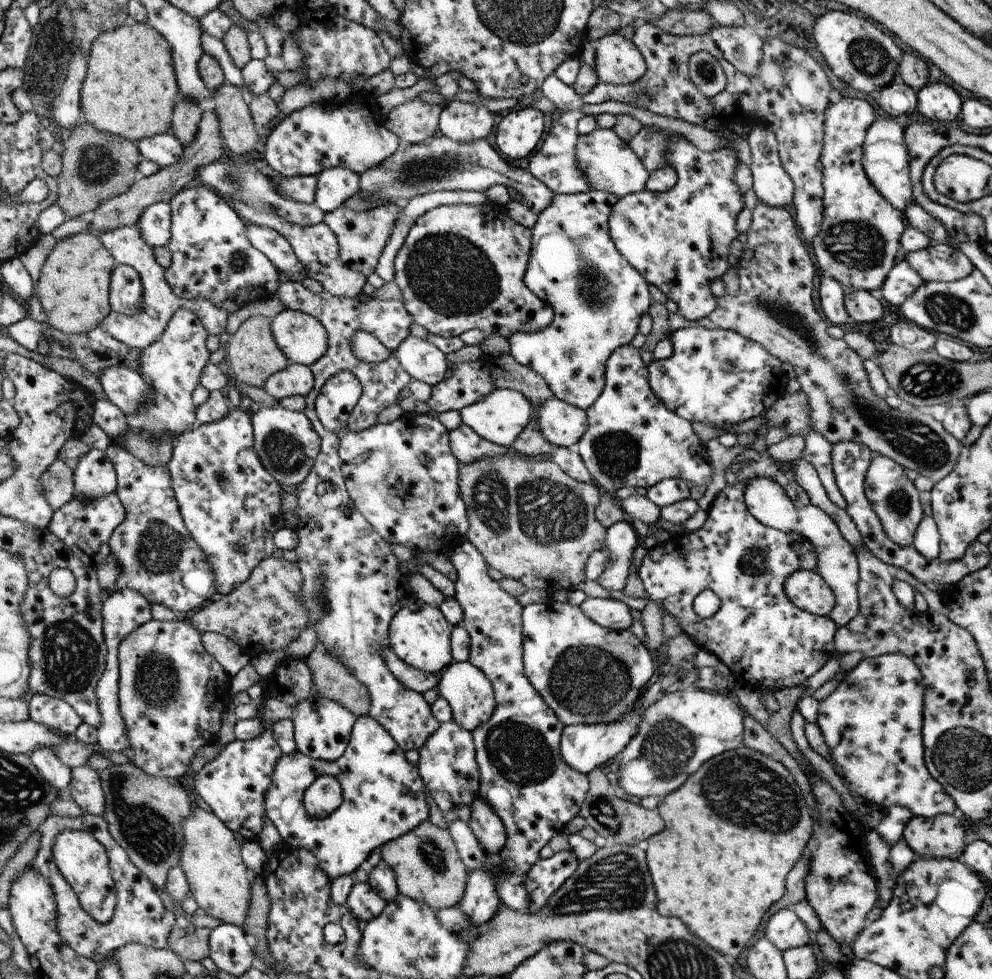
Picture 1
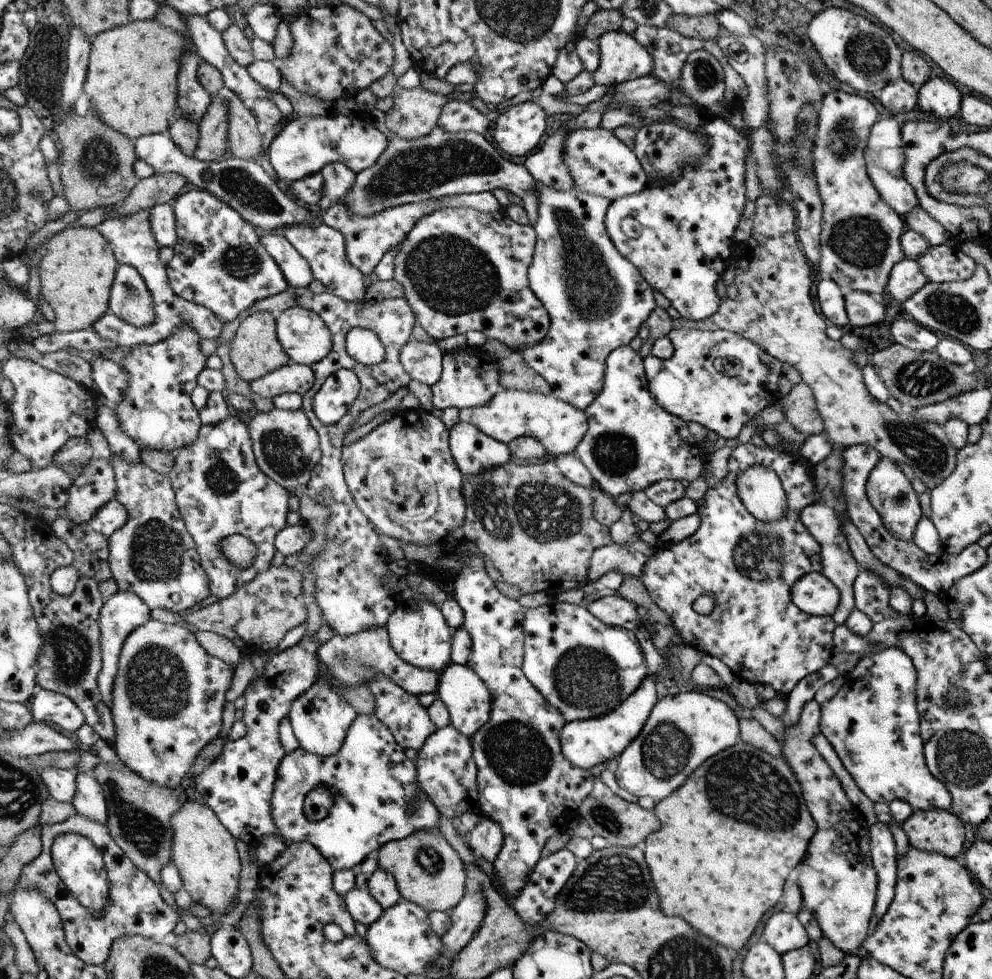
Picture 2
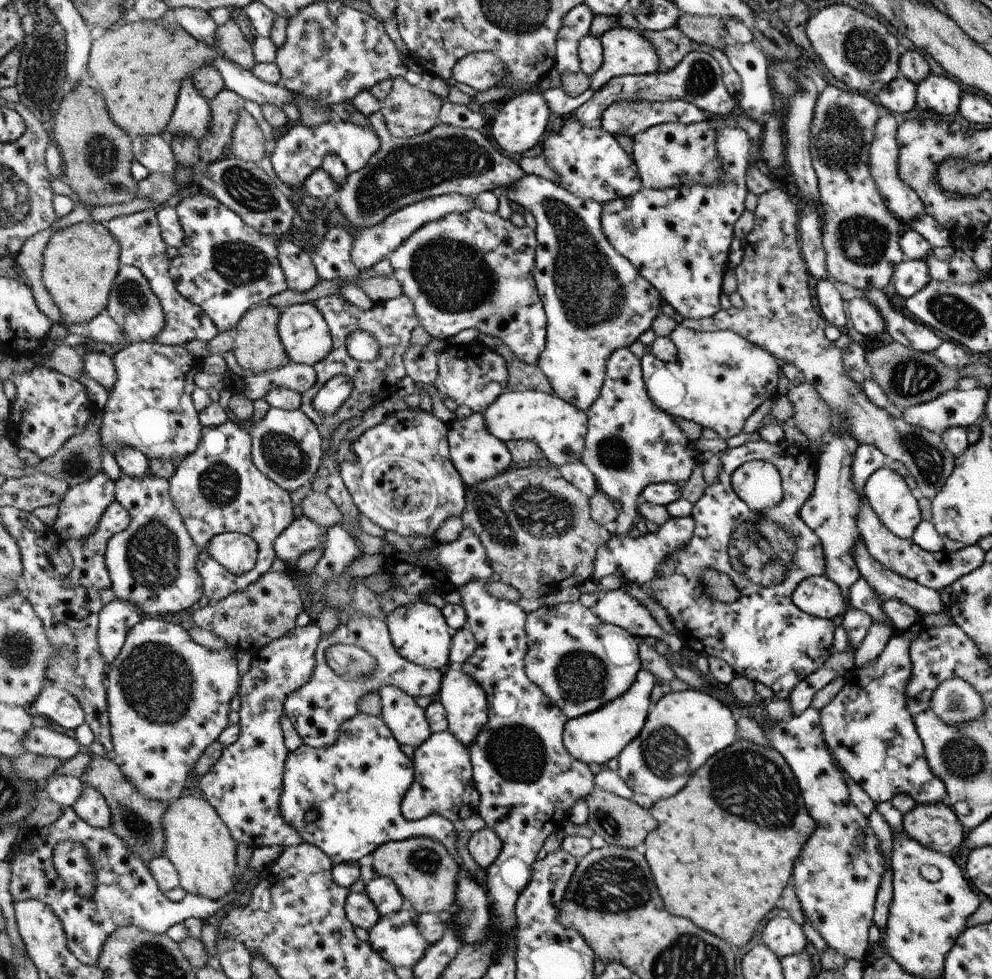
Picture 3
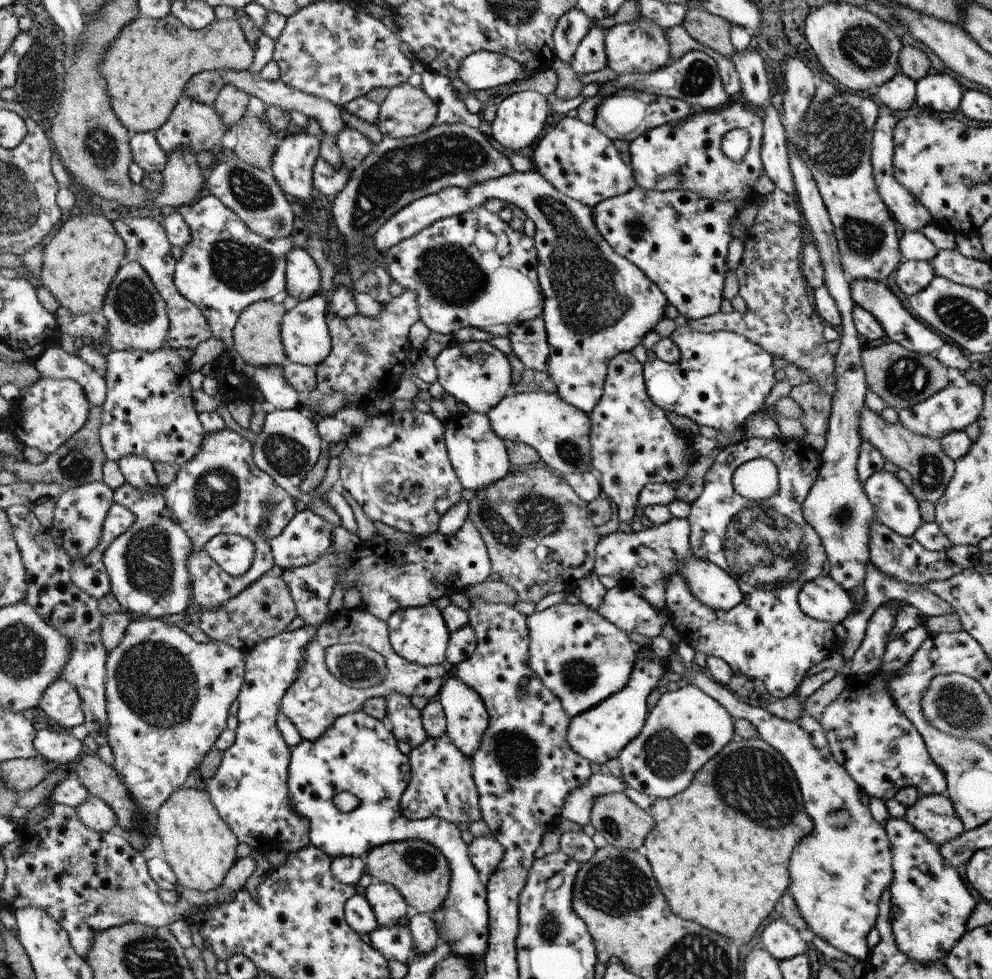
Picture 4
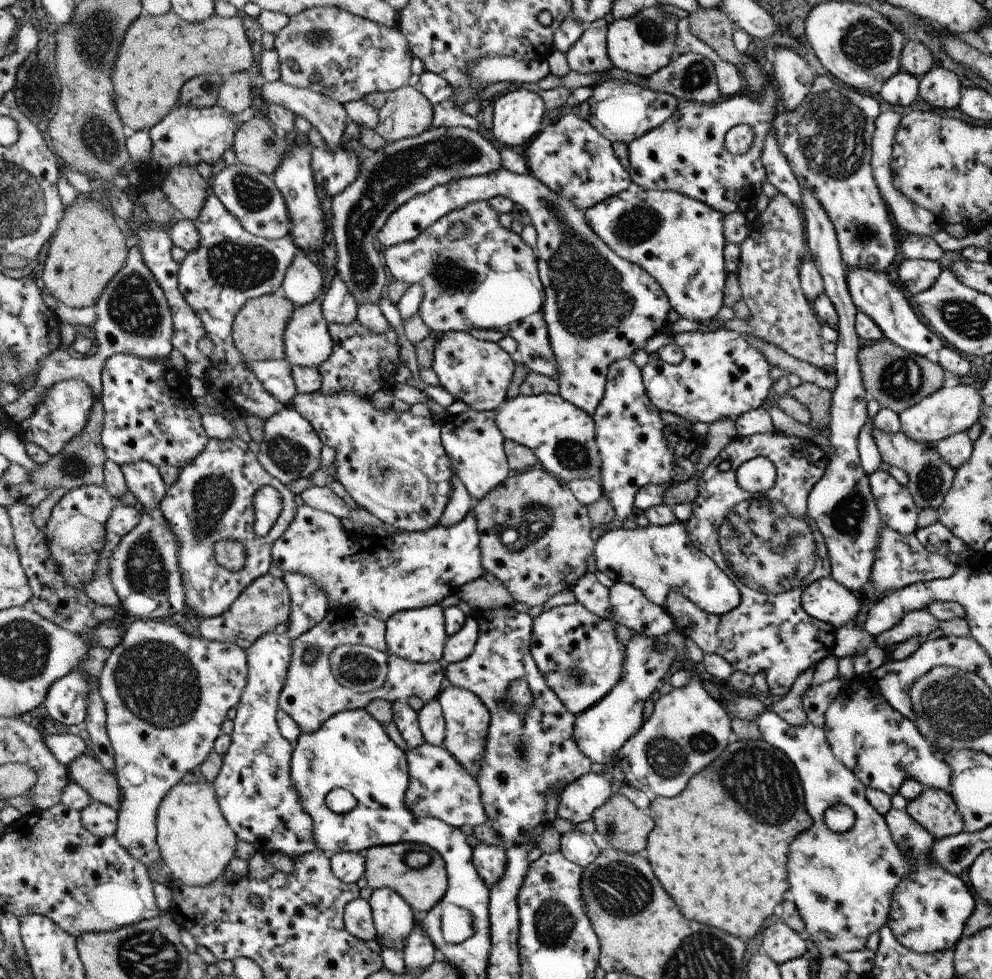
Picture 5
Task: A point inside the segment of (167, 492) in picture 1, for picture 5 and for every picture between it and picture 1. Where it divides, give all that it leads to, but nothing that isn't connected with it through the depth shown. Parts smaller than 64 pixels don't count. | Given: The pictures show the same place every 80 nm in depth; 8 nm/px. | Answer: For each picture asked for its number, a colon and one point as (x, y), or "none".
2: (153, 555)
3: (153, 563)
4: (148, 566)
5: (145, 571)

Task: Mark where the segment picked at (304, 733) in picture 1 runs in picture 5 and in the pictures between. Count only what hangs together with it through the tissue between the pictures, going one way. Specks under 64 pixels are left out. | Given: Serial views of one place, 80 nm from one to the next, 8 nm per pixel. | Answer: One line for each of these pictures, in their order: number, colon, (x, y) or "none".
2: (320, 717)
3: (358, 657)
4: (350, 660)
5: (355, 666)

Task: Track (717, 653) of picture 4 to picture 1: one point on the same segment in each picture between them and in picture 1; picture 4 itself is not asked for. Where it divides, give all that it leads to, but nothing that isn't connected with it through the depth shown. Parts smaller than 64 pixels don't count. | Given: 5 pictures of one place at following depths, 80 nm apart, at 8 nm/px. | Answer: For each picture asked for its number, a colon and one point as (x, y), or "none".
1: (768, 643)
2: (750, 567)
3: (763, 636)

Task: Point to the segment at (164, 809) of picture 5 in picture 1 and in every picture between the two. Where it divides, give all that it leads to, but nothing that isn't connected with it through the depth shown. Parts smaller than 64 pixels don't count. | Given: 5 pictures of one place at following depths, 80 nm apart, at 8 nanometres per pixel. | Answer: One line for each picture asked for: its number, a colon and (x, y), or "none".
1: (211, 859)
2: (205, 855)
3: (200, 846)
4: (199, 845)

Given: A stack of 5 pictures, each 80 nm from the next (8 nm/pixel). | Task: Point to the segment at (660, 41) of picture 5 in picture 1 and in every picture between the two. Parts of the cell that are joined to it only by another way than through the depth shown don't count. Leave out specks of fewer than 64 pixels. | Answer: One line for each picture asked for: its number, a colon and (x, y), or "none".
1: (618, 62)
2: (622, 57)
3: (626, 52)
4: (641, 47)

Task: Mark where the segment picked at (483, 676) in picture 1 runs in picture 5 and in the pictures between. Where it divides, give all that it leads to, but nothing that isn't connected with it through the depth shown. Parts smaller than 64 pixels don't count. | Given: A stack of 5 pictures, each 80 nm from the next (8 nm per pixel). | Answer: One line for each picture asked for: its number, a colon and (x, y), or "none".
2: (466, 698)
3: (468, 710)
4: (467, 719)
5: (467, 719)

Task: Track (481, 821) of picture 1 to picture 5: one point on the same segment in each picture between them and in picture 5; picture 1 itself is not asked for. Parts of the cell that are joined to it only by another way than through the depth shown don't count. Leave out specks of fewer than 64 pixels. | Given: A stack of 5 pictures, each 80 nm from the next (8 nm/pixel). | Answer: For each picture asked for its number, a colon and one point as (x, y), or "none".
2: (486, 840)
3: (484, 846)
4: (486, 853)
5: (491, 861)

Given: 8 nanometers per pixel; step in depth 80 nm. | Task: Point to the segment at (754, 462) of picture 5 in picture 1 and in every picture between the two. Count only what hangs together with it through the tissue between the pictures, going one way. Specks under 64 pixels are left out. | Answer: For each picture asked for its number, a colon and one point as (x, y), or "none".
1: (838, 563)
2: (760, 489)
3: (758, 483)
4: (758, 480)

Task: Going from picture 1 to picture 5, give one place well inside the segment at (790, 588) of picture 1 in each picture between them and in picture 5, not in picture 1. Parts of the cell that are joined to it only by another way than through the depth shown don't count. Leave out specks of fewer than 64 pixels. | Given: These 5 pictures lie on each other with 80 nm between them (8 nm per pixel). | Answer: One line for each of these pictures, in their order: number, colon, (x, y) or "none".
2: (816, 595)
3: (819, 596)
4: (824, 599)
5: (829, 601)

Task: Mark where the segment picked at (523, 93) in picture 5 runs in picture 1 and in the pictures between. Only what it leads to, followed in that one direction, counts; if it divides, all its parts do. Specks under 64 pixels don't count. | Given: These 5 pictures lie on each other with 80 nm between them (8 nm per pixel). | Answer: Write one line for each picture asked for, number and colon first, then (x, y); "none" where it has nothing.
1: (517, 135)
2: (518, 129)
3: (522, 121)
4: (520, 117)

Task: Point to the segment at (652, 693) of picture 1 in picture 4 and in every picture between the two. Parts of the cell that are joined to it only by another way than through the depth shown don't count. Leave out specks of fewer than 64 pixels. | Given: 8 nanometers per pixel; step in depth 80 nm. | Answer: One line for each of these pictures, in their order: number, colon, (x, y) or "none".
2: (586, 743)
3: (598, 737)
4: (599, 735)

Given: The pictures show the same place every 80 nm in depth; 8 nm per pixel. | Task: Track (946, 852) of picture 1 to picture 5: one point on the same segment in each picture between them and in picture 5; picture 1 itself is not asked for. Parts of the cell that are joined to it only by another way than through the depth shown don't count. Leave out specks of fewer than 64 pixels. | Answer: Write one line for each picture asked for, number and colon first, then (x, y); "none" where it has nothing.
2: (939, 830)
3: (937, 826)
4: (934, 816)
5: (935, 809)

